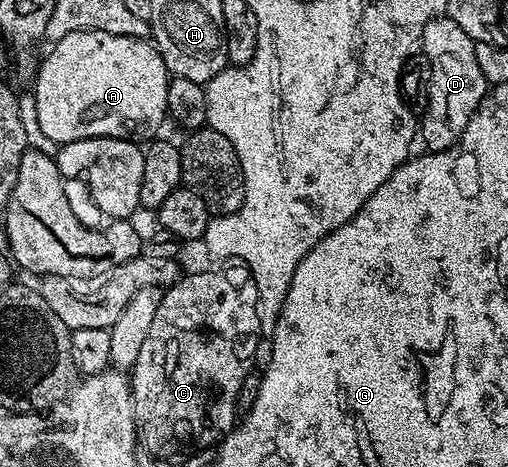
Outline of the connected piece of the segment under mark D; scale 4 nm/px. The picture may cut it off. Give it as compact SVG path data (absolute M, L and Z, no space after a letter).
M438 16L432 18L423 28L421 33L420 53L427 56L431 64L431 88L429 89L429 99L427 108L419 118L419 138L425 141L424 149L432 152L434 150L446 150L461 140L471 116L479 108L479 104L485 99L487 93L487 83L483 76L483 71L479 68L479 60L475 60L475 48L477 43L455 20L448 16Z

